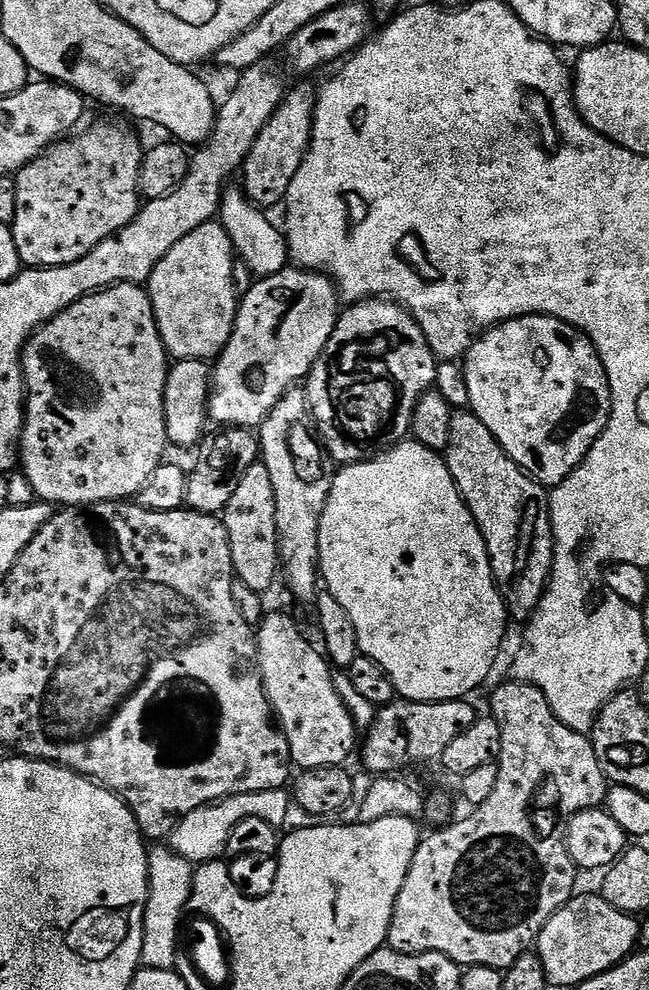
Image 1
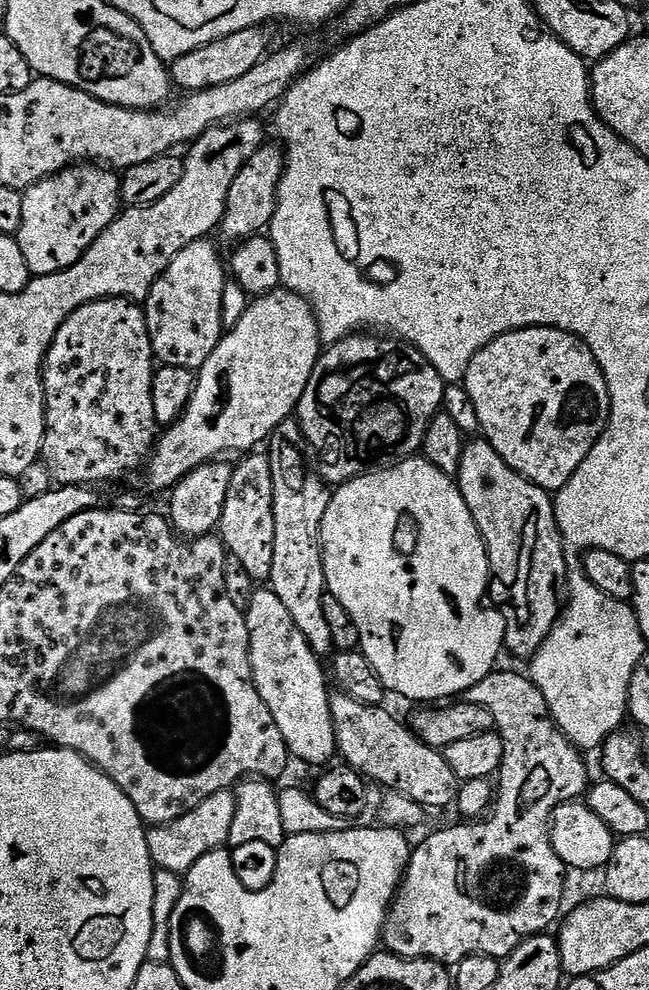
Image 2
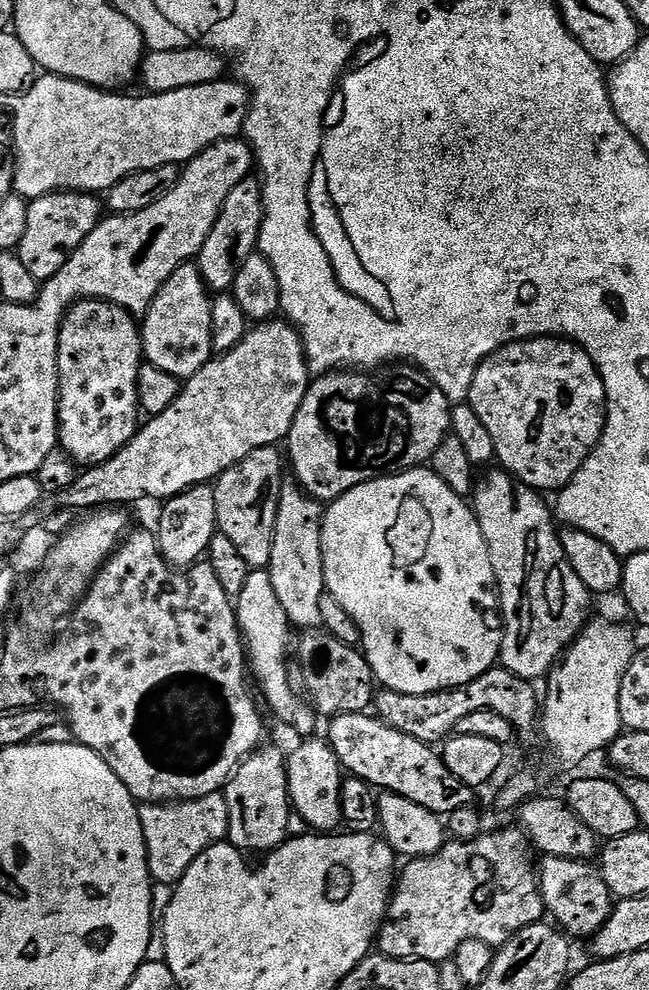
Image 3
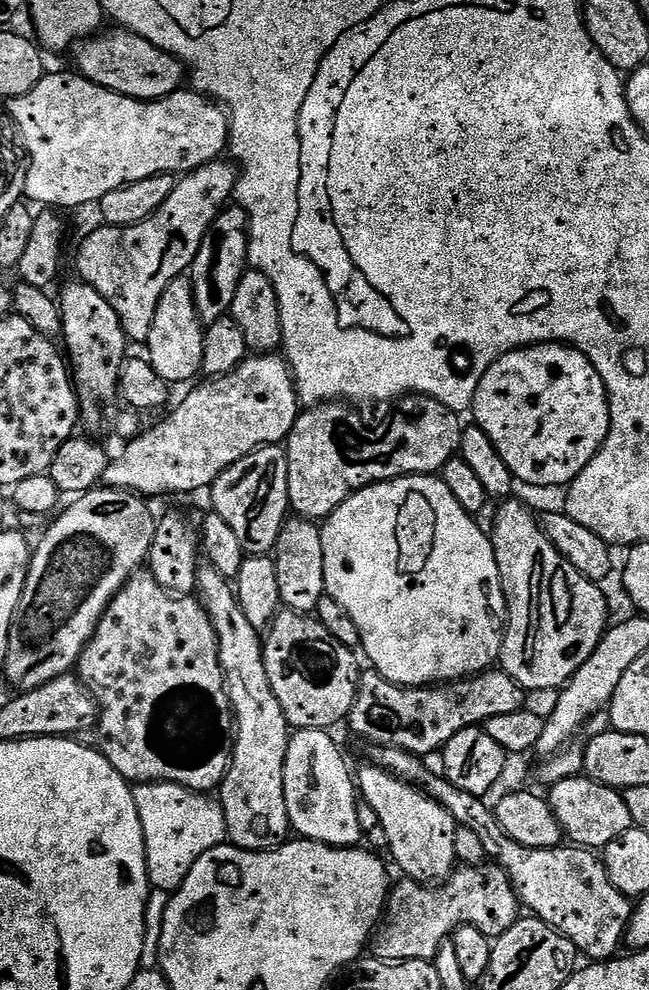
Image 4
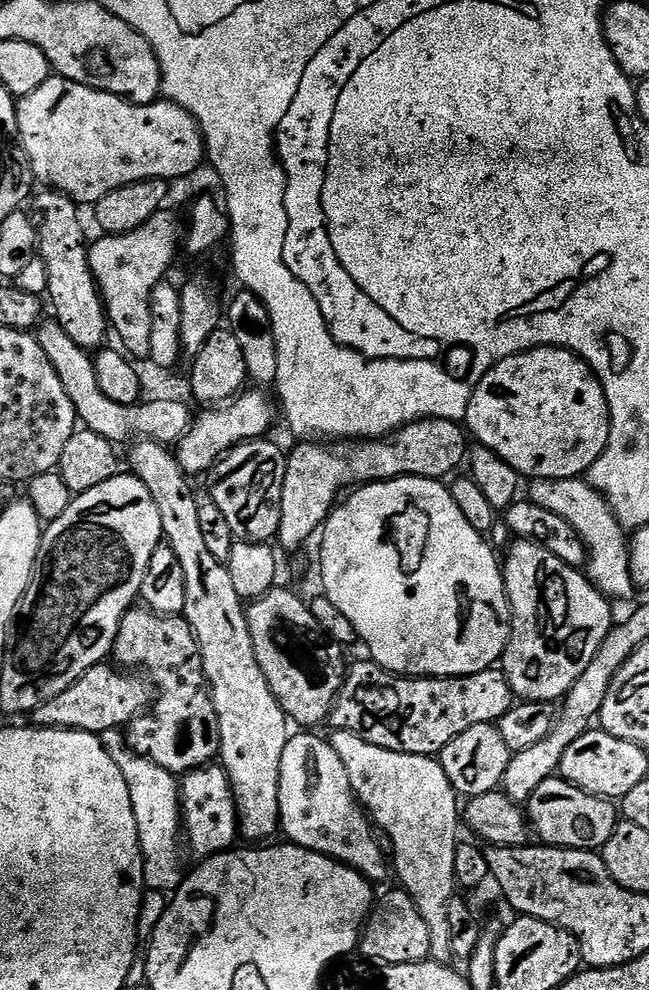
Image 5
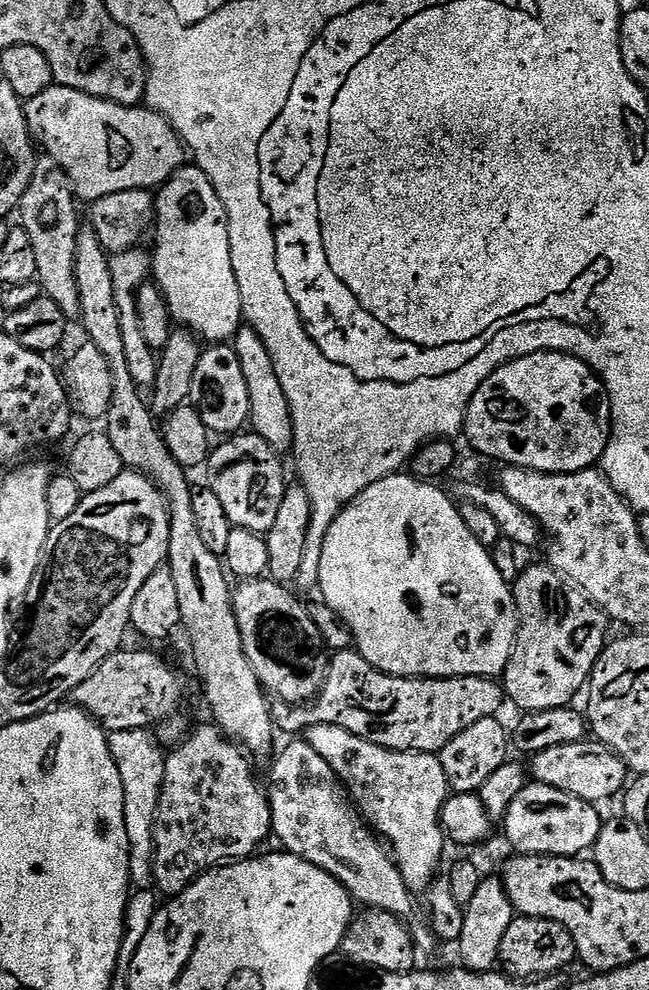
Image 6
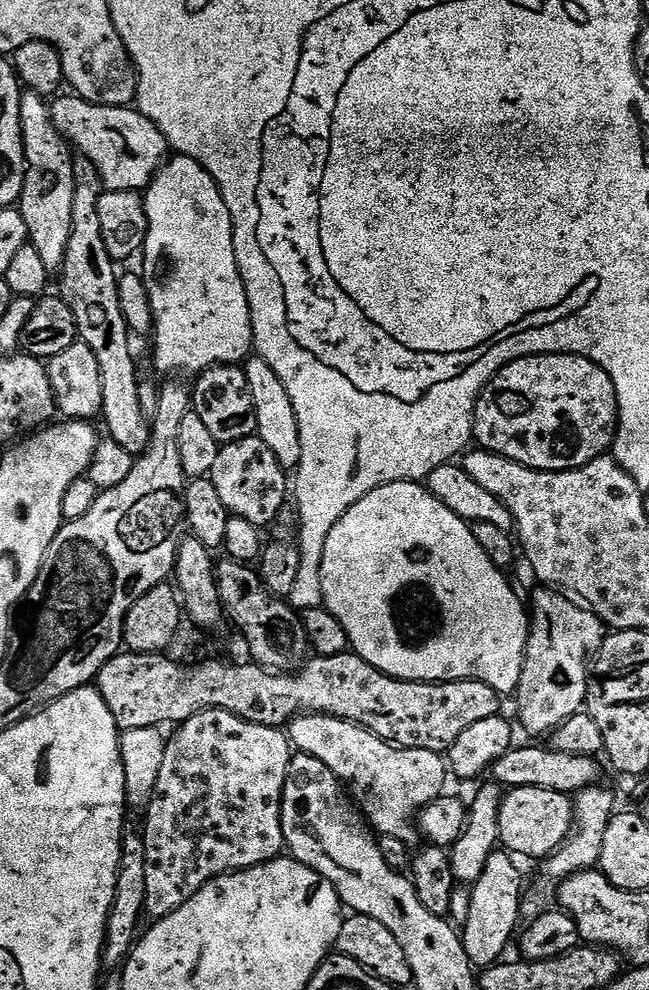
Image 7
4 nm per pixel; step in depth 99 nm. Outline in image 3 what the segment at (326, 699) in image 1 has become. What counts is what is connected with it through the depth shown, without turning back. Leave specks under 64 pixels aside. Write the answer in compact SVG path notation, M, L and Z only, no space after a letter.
M249 571L246 586L242 589L242 594L235 597L234 607L236 621L240 624L246 645L247 663L251 671L252 668L256 671L256 680L260 683L259 695L262 700L264 695L265 702L272 707L273 714L282 723L289 724L296 732L301 732L301 737L311 737L315 733L312 731L316 728L317 713L307 699L304 701L291 688L292 680L288 677L288 664L290 668L290 645L293 643L294 629L286 618L286 610L282 610L282 602L278 602L278 594L274 594L274 586L270 582L268 571Z

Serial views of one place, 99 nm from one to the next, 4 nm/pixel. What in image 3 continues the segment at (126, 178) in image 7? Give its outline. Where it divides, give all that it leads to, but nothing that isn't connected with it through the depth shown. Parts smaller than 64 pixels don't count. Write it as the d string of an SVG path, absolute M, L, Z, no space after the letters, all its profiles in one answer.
M51 74L41 75L32 83L32 87L27 92L21 92L15 96L3 97L2 104L12 111L12 132L10 140L14 145L14 171L12 173L12 186L15 195L23 196L25 200L31 202L42 198L46 194L55 192L87 192L89 194L104 194L109 188L113 188L122 178L126 178L135 172L142 170L154 170L158 166L170 166L171 164L183 166L192 160L202 150L214 146L214 142L222 142L239 137L244 131L244 119L248 117L248 106L250 103L250 93L243 84L235 79L221 78L203 84L202 86L186 86L182 90L170 90L169 92L154 92L143 94L144 96L120 96L119 91L93 88L91 84L83 84L77 80L67 80L65 76L54 76Z

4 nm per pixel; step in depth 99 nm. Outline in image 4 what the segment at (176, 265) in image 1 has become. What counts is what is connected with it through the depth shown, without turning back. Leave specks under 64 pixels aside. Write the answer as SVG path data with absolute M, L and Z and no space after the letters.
M187 275L179 276L174 282L170 282L170 286L166 286L158 302L158 310L150 325L150 338L146 345L148 363L154 366L154 370L158 370L158 374L162 374L162 378L170 386L184 384L187 380L195 381L201 375L204 329L205 325L200 323L194 306L191 279Z

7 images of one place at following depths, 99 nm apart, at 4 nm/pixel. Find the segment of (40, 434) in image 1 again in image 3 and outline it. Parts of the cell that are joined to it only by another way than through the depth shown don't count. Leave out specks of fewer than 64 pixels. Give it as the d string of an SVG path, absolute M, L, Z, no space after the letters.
M82 300L68 309L58 342L59 447L80 466L101 464L129 444L142 423L138 370L144 360L137 317L106 300Z

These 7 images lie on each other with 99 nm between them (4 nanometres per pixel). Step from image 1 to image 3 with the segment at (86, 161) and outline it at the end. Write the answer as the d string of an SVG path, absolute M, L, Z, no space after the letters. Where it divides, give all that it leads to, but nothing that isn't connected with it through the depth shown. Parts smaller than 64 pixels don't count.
M55 192L29 203L26 214L26 234L22 238L18 254L22 258L22 263L26 265L26 270L30 270L30 274L34 274L36 280L43 282L54 274L58 274L58 270L62 270L62 266L66 266L72 252L78 250L78 246L82 246L82 242L87 236L100 225L102 204L101 201L99 204L96 200L99 199L87 192Z

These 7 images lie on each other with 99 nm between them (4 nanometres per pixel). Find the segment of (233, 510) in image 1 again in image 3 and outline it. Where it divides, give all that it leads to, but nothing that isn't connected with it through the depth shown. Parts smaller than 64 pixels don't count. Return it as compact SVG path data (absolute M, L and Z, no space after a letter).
M276 446L254 450L254 454L242 458L242 462L226 469L215 481L216 522L219 535L230 538L230 542L234 542L234 547L238 550L238 554L242 554L242 559L248 564L249 569L264 570L268 567L274 538L274 522L278 518L280 487L284 483L286 483L286 460L281 449Z

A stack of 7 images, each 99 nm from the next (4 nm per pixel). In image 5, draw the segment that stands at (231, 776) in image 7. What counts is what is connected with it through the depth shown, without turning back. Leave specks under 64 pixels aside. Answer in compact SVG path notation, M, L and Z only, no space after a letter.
M213 762L203 768L196 768L187 773L179 781L179 785L182 836L186 841L187 851L189 848L196 858L207 858L229 851L235 845L232 843L238 840L240 819L236 813L232 787L223 766Z

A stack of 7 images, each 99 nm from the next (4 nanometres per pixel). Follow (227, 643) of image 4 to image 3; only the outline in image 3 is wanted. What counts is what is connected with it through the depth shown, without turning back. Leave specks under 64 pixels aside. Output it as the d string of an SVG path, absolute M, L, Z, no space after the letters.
M261 746L237 766L222 791L230 810L227 843L249 853L267 854L289 839L287 820L290 813L288 769L285 749Z

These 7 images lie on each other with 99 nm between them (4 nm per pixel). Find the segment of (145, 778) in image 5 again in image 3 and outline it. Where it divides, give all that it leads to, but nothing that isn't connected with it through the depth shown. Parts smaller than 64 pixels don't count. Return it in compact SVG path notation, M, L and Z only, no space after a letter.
M223 791L197 800L167 804L140 804L142 834L148 851L148 869L156 884L177 885L190 866L210 846L227 841L230 810Z

